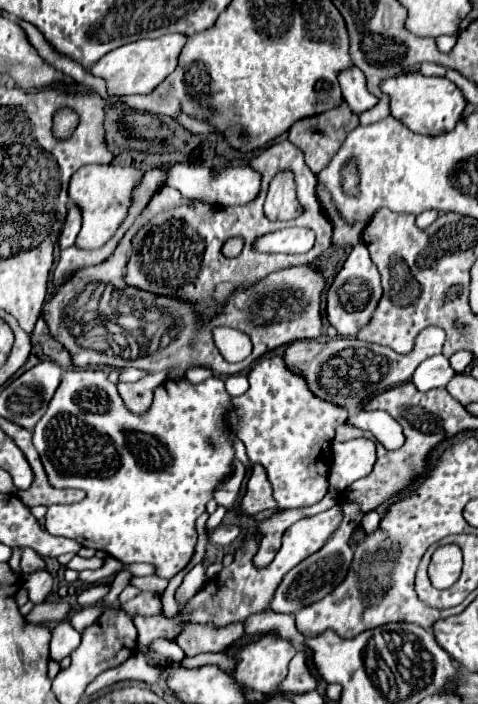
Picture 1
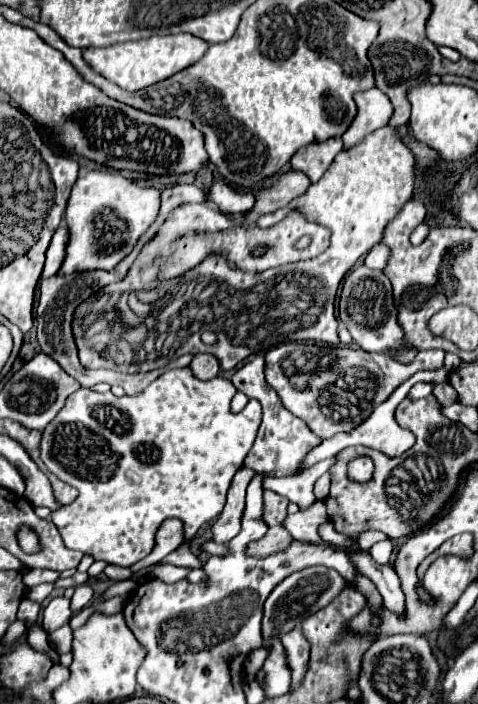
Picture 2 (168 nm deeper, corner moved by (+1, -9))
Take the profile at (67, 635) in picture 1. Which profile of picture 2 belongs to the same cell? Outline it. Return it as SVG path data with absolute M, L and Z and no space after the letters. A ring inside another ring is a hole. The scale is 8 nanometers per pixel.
M69 625L59 627L55 633L49 633L49 645L61 655L61 653L69 653L71 651L71 643L73 643L73 631Z

